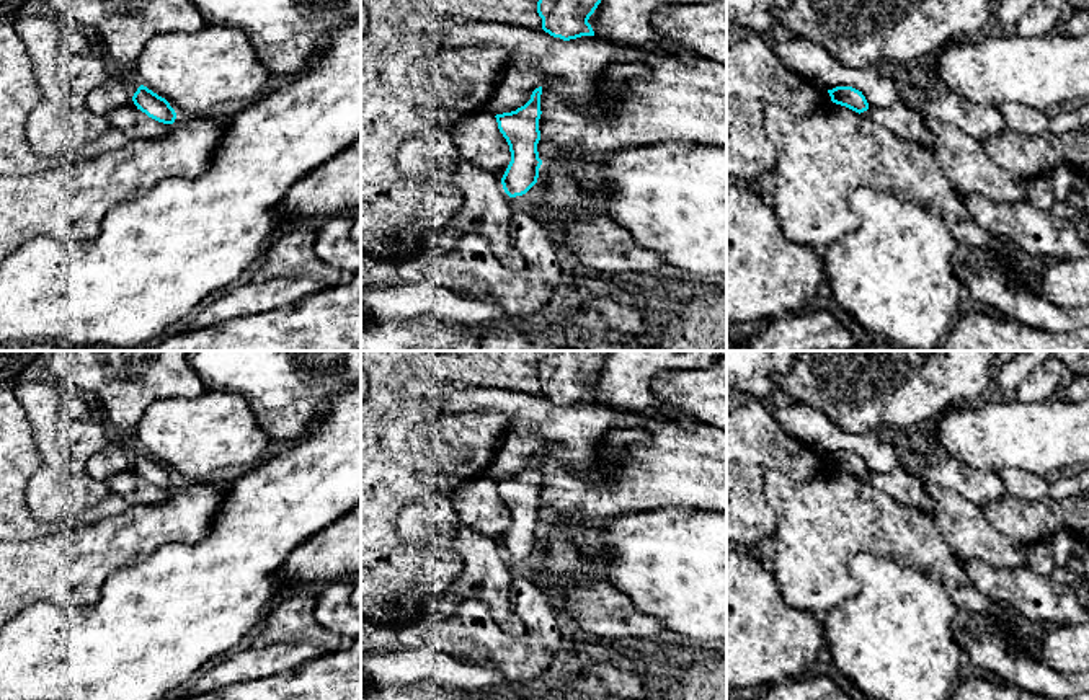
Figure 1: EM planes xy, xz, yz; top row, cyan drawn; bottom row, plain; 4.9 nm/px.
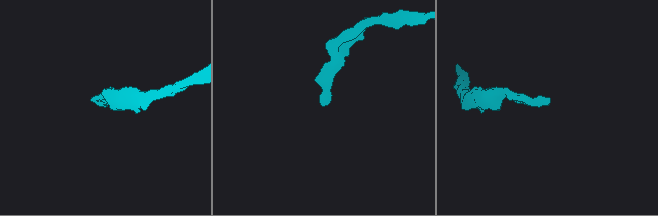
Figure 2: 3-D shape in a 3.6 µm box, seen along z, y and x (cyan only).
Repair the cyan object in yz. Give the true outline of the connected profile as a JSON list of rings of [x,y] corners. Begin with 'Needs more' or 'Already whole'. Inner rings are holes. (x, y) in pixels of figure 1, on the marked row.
Already whole. [[[836,86],[828,90],[828,93],[833,103],[846,106],[859,114],[869,109],[869,103],[862,91],[852,86]]]

